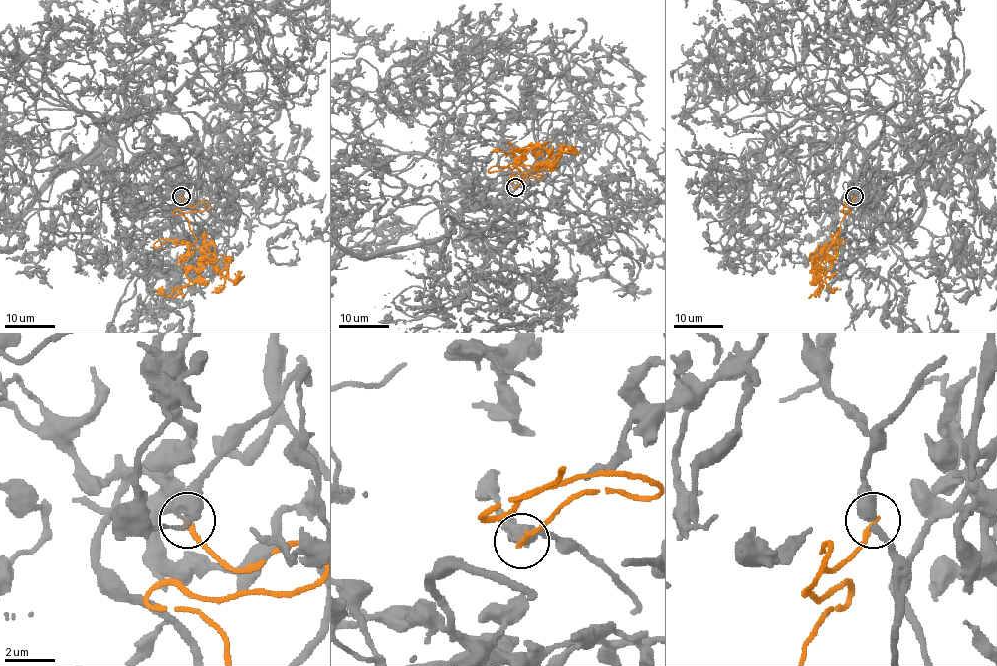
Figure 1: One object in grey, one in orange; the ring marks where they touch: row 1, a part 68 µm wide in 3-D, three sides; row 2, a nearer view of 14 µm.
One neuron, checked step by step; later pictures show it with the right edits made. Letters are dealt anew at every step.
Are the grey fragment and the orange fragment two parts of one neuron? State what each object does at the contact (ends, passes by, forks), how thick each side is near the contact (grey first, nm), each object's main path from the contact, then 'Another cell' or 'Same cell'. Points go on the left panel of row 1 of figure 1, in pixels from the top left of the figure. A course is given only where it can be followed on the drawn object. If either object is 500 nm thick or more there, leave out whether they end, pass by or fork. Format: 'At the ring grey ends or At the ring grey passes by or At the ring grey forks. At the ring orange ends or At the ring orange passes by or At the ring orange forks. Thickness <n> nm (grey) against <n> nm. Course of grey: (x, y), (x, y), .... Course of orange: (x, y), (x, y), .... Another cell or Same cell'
Thickness 600 nm (grey) against 240 nm. Course of grey: (180, 196), (177, 143), (136, 117), (101, 132), (56, 209), (8, 221), (0, 204). Course of orange: (180, 196), (208, 205), (182, 214), (218, 269), (206, 258), (192, 284), (155, 289). Another cell

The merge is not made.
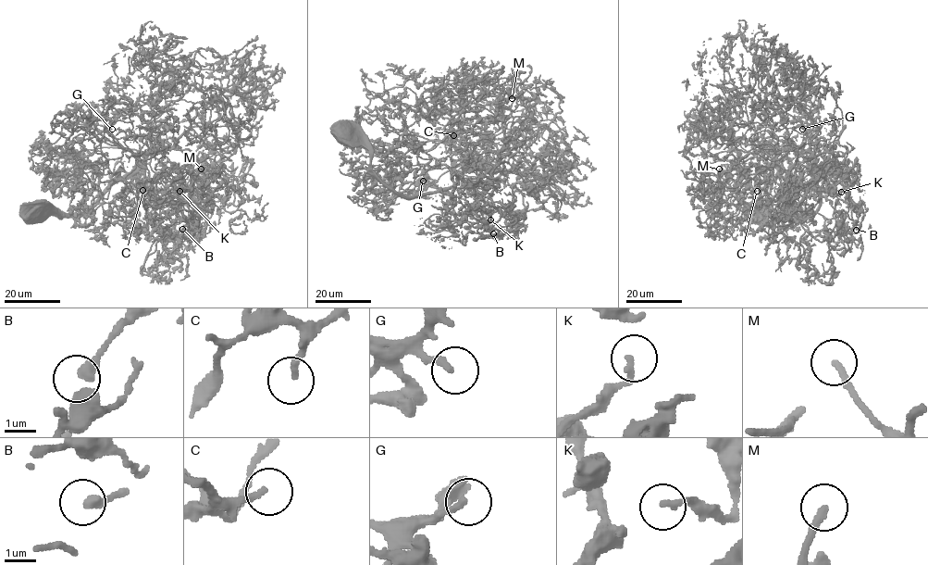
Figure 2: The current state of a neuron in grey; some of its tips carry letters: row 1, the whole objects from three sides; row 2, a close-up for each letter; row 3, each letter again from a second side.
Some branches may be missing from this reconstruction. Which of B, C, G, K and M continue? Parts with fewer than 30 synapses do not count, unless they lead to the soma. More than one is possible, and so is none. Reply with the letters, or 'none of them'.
C, M

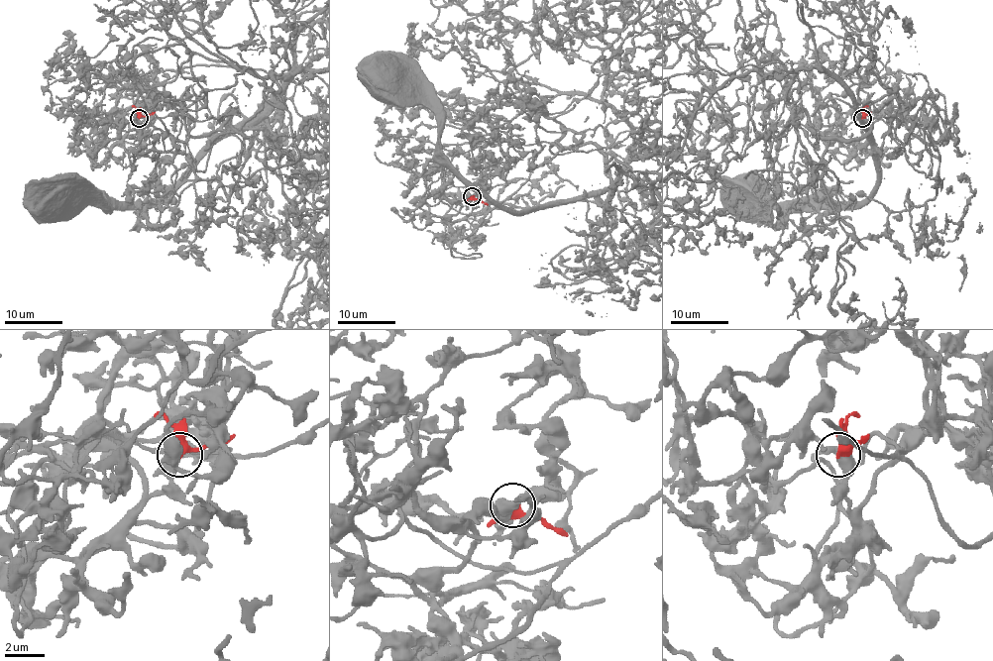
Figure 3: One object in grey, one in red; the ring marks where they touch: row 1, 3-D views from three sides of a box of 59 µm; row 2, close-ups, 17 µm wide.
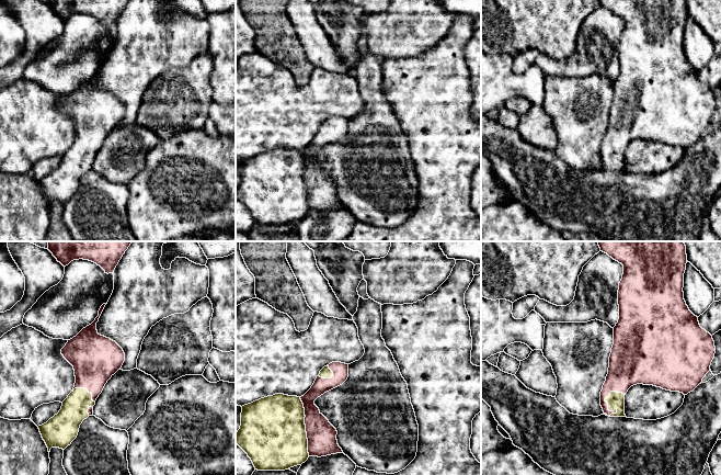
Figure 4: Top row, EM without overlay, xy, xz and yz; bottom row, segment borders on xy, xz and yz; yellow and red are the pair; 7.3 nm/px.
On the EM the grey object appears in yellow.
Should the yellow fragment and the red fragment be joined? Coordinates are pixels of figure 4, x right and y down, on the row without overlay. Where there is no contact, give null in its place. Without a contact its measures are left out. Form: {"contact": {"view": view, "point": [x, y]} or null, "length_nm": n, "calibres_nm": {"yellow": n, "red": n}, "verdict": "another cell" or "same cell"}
{"contact": {"view": "xz", "point": [305, 181]}, "length_nm": 440, "calibres_nm": {"yellow": 480, "red": 220}, "verdict": "same cell"}

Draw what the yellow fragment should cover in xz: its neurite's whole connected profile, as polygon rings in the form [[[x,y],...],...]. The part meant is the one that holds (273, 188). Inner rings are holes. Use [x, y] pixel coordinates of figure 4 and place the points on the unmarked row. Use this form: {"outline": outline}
{"outline": [[[332,116],[324,121],[317,131],[311,143],[301,151],[275,148],[242,160],[241,180],[236,188],[236,197],[251,213],[258,225],[285,225],[301,219],[309,211],[327,211],[343,207],[337,199],[336,183],[320,167],[314,155],[324,147],[342,139],[348,132],[348,118]]]}

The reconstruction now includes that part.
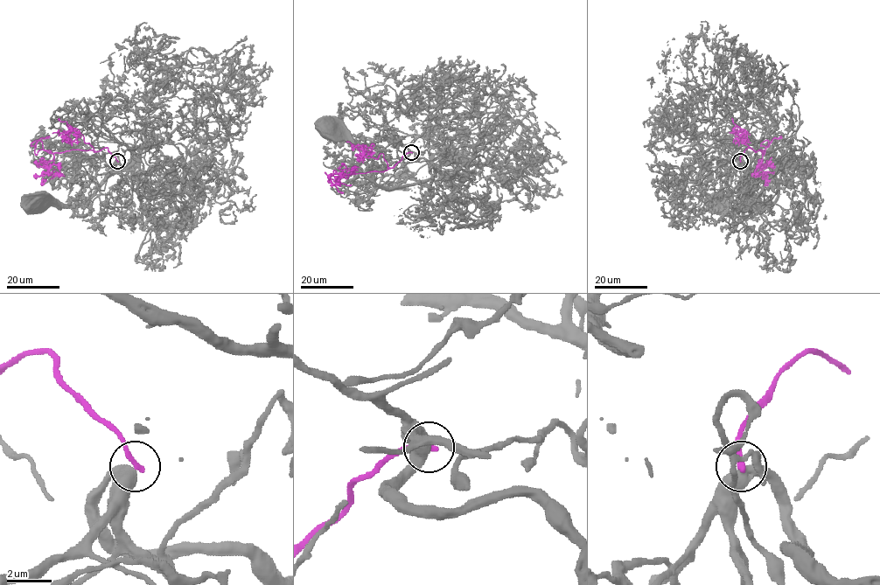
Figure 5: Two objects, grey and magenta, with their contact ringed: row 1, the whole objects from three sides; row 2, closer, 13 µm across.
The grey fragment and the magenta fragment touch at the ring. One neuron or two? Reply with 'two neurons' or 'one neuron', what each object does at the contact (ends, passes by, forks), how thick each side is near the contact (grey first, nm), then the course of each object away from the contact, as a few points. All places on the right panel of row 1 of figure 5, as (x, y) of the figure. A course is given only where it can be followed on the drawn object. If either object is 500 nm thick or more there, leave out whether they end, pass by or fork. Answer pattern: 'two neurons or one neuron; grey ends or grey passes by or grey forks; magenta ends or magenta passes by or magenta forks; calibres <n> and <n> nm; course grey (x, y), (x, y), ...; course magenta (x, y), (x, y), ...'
two neurons; calibres 500 and 280 nm; course grey (740, 161), (739, 171), (748, 201), (745, 195), (738, 202), (744, 191), (766, 206), (718, 204); course magenta (740, 161), (742, 153), (748, 148), (756, 151), (761, 149), (763, 164), (755, 171), (762, 175), (762, 179)

